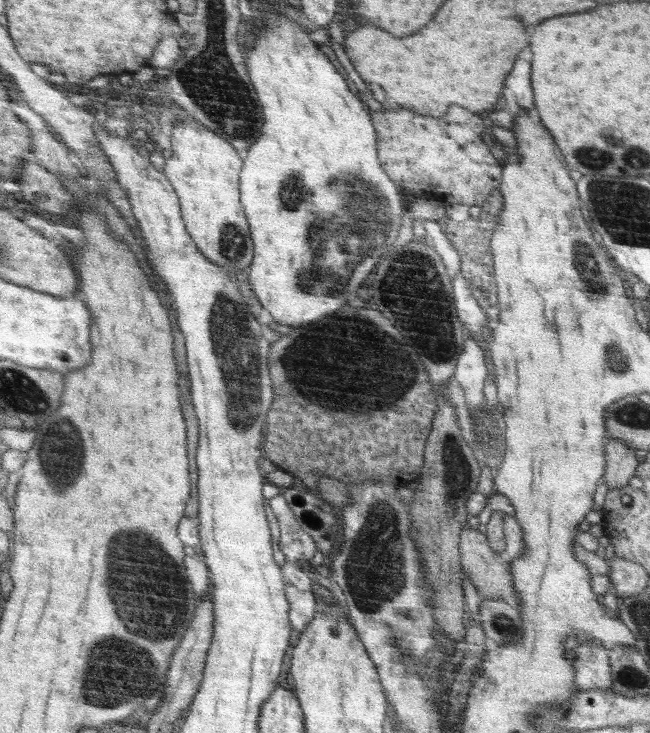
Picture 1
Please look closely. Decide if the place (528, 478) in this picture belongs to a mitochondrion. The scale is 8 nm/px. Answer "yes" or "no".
no

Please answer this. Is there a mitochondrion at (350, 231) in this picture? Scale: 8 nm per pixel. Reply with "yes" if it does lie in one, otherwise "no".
yes

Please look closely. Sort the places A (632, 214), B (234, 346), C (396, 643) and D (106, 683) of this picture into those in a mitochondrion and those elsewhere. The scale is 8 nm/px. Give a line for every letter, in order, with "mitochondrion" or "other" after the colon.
A: mitochondrion
B: mitochondrion
C: mitochondrion
D: mitochondrion

